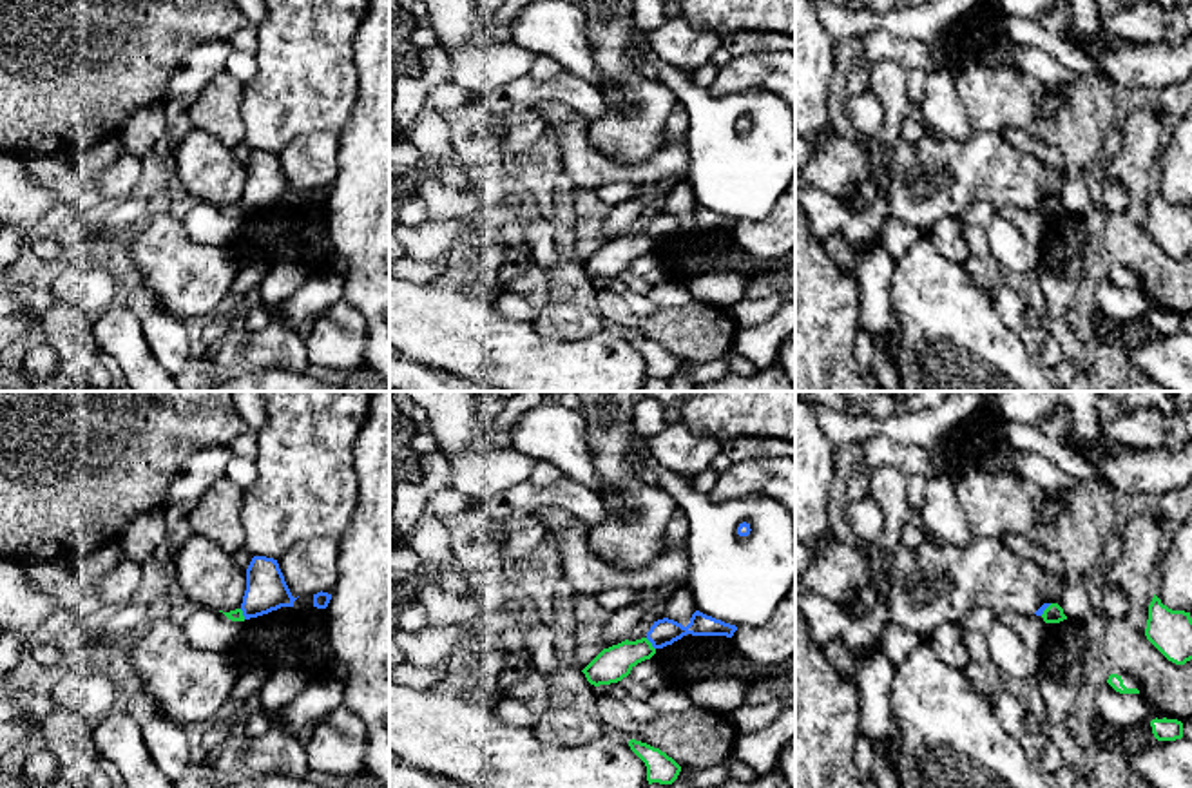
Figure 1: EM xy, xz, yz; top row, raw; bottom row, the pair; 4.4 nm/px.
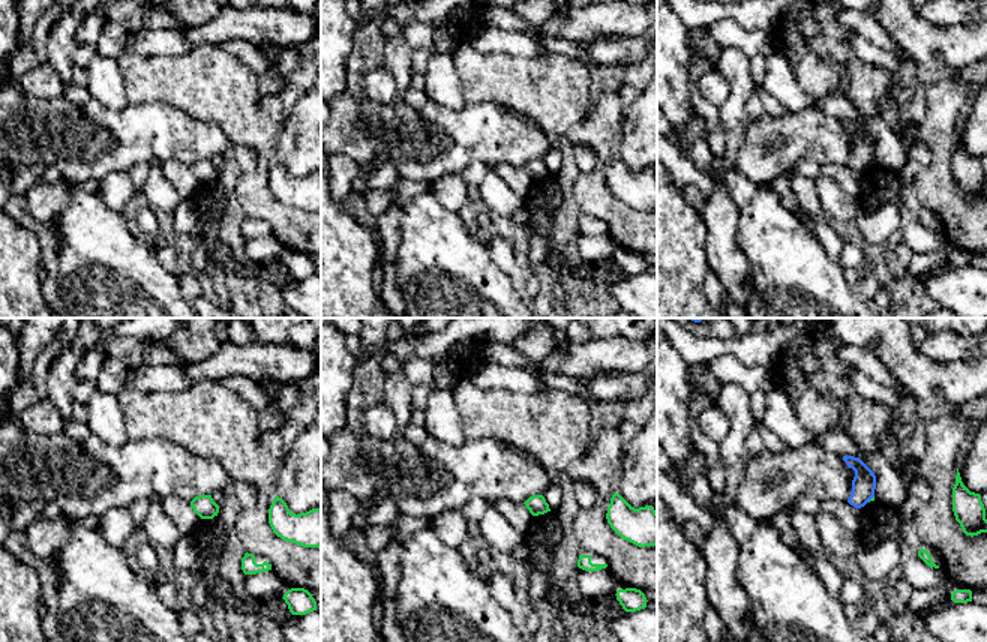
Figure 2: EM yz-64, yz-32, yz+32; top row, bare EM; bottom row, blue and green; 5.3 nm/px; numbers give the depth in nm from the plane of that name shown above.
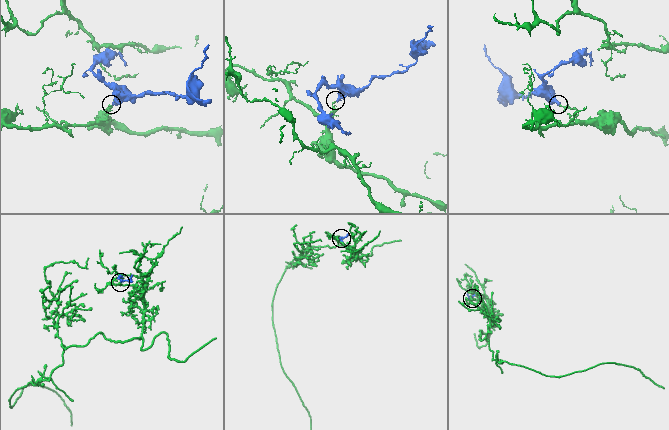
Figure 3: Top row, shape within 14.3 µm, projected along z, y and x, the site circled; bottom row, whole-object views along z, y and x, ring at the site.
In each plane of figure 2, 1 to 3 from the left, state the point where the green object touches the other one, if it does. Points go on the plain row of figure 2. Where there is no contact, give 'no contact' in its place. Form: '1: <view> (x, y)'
1: no contact
2: no contact
3: yz+32 (870, 162)

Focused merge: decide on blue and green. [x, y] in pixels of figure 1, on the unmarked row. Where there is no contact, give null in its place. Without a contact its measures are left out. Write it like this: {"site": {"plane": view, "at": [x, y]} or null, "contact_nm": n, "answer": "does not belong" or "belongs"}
{"site": {"plane": "xz", "at": [651, 236]}, "contact_nm": 70, "answer": "does not belong"}

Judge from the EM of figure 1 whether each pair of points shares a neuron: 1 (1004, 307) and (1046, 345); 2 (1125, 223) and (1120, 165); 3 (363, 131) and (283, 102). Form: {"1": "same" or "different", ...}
{"1": "same", "2": "same", "3": "different"}

